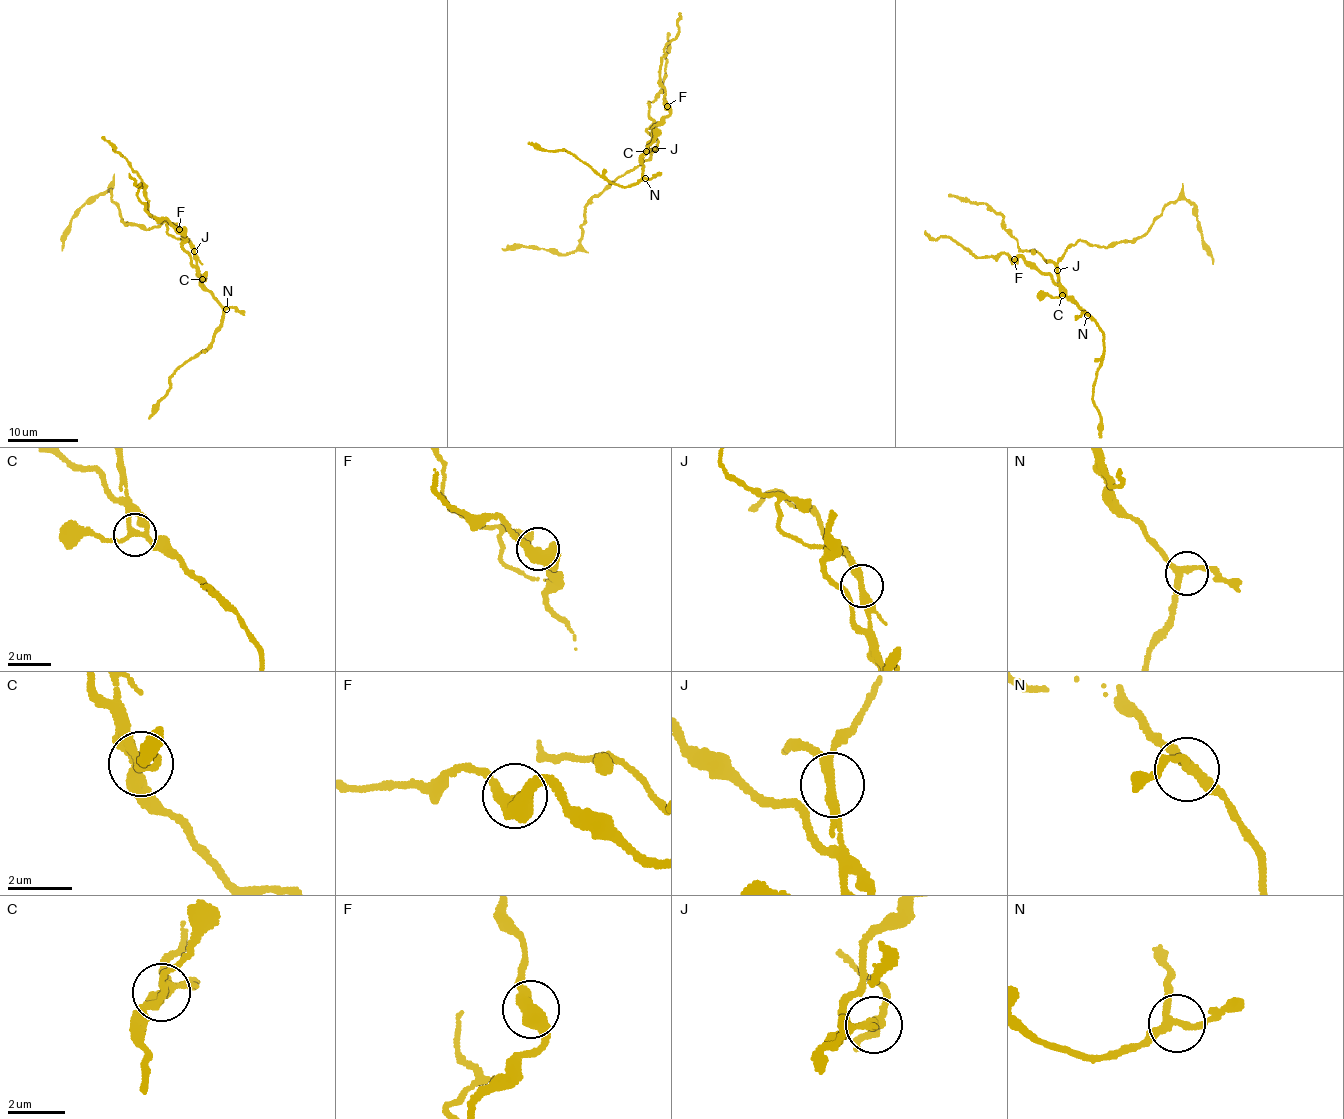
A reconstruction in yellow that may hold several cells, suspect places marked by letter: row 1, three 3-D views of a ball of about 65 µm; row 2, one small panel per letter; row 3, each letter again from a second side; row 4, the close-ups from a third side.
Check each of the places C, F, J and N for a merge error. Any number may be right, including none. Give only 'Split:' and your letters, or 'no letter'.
Split: J

